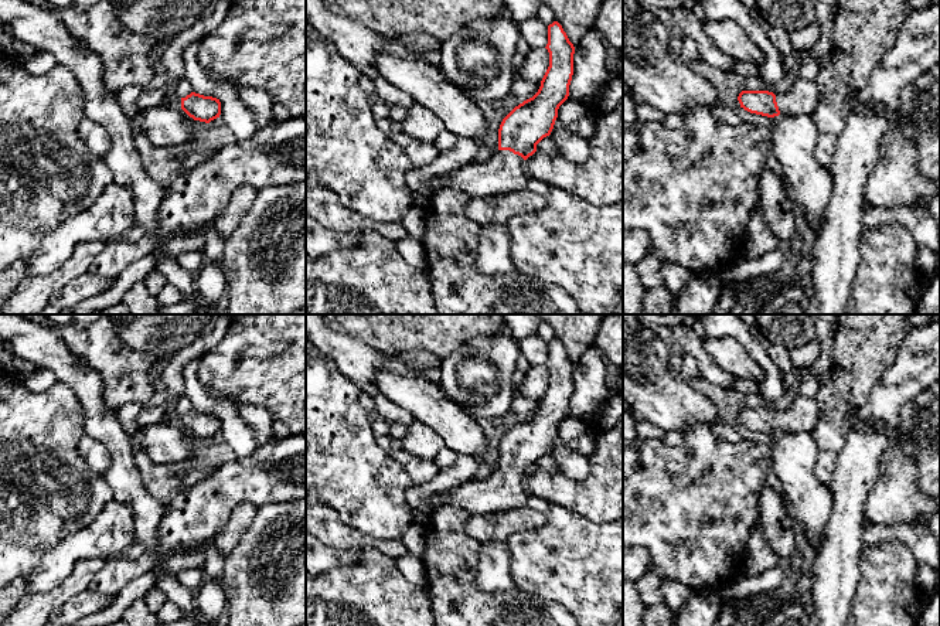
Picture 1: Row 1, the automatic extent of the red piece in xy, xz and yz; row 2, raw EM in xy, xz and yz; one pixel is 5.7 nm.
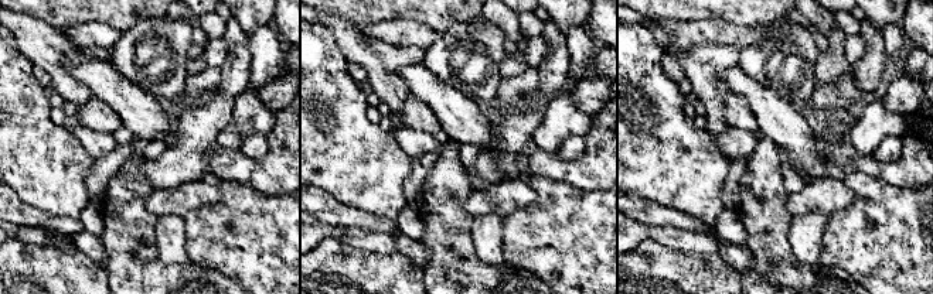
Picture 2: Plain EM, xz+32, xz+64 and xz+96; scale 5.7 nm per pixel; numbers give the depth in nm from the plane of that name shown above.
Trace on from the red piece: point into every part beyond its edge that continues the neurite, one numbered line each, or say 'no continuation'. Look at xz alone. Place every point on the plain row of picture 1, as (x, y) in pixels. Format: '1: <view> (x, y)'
1: xz (504, 489)

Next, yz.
1: yz (803, 414)

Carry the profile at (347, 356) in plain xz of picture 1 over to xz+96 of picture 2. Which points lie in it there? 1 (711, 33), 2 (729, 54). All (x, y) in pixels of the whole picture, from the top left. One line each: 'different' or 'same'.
1: different
2: same

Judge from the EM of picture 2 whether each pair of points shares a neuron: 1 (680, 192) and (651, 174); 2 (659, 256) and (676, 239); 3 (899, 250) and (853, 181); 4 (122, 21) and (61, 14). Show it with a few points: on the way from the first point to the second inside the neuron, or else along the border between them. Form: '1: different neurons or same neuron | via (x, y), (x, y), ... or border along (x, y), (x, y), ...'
1: same neuron | via (673, 185), (659, 174)
2: different neurons | border along (634, 246), (656, 239), (678, 250), (700, 255)
3: same neuron | via (889, 232), (878, 202), (871, 195)
4: same neuron | via (106, 14), (77, 14)

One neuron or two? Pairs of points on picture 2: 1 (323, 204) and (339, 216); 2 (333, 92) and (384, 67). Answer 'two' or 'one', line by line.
1: one
2: two

